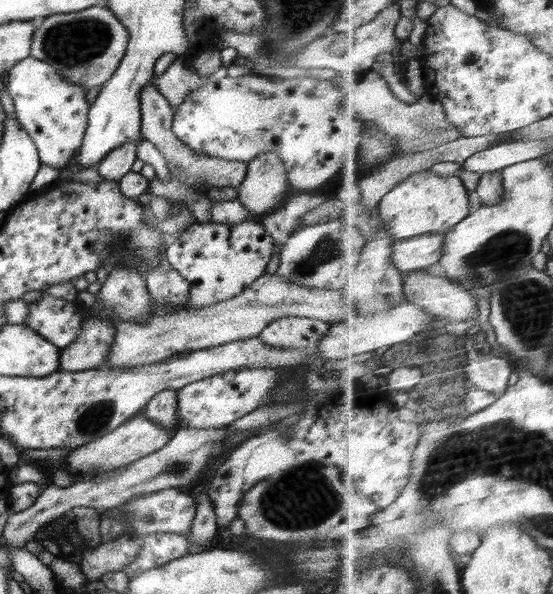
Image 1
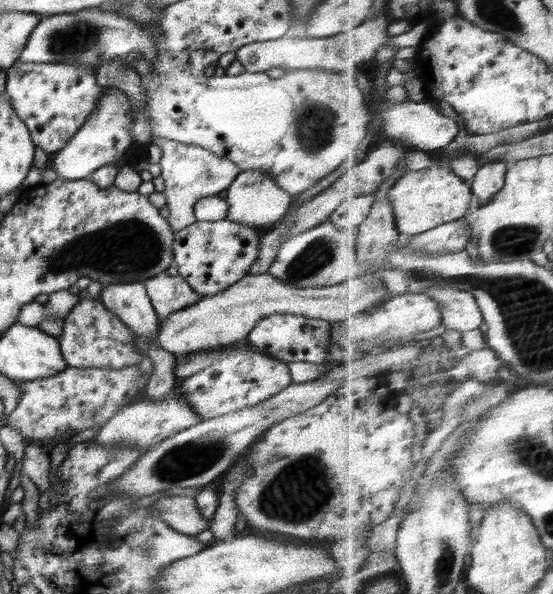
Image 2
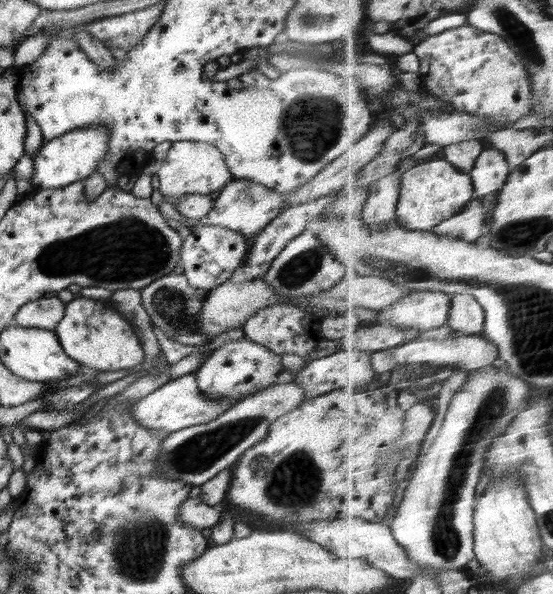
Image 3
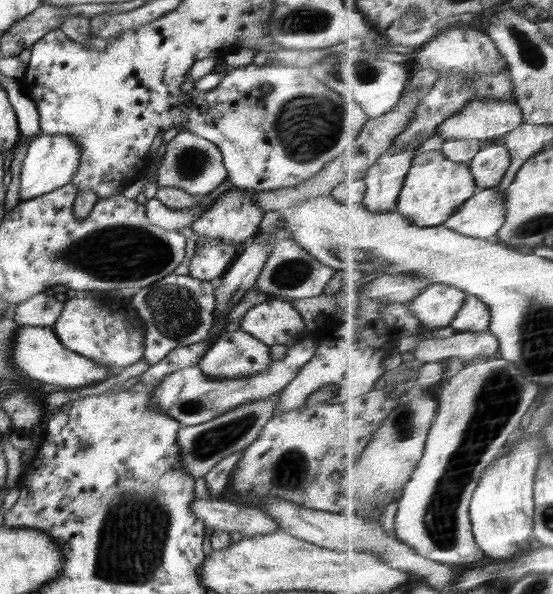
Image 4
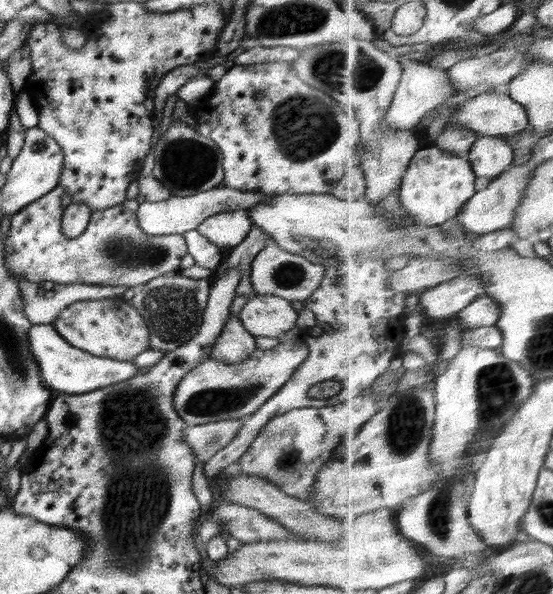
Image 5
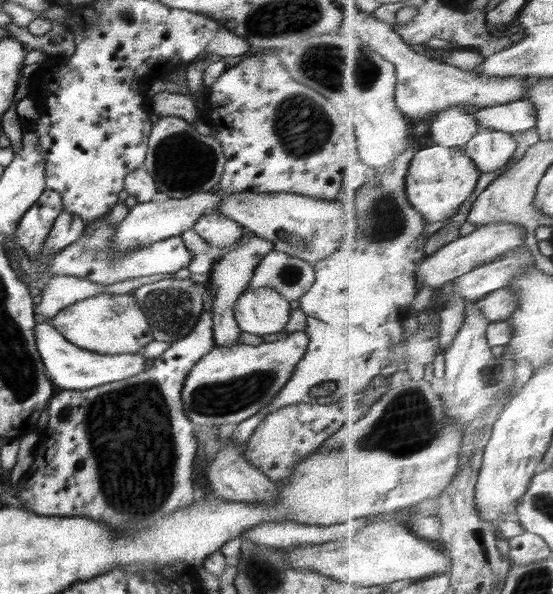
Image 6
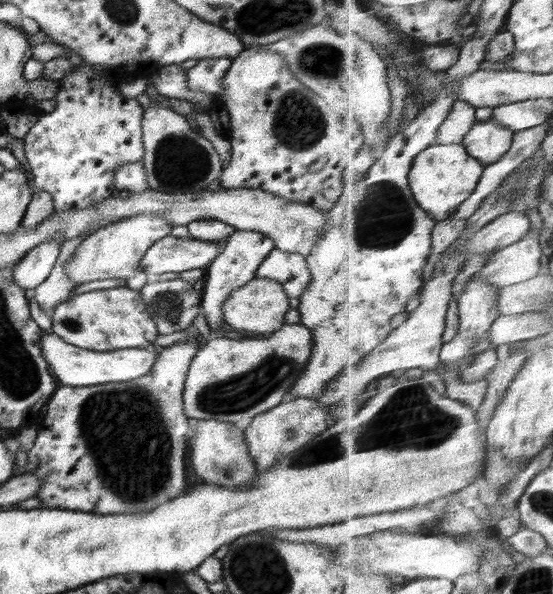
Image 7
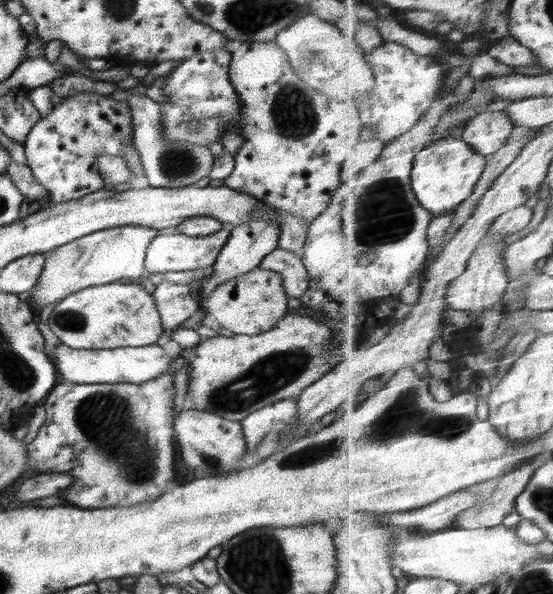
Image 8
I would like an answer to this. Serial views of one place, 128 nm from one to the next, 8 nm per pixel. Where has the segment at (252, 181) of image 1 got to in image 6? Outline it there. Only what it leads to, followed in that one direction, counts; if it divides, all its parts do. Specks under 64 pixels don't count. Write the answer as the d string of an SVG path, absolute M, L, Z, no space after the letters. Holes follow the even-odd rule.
M214 212L206 213L194 223L192 229L210 246L220 249L232 248L246 234L233 218Z

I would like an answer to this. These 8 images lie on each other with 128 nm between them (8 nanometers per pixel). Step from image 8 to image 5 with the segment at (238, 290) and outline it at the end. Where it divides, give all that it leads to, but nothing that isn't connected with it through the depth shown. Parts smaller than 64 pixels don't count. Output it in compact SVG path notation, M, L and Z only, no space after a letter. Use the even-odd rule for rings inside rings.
M257 294L249 297L238 318L253 337L280 338L295 327L297 314L289 300L271 294Z

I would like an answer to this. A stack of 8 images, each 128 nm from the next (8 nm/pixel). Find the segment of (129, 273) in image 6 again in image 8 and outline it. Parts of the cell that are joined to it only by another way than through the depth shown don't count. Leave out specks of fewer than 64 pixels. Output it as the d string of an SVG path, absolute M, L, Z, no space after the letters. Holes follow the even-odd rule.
M224 224L214 234L208 236L196 237L186 236L185 234L165 234L161 232L151 240L145 257L145 267L150 273L158 272L182 272L183 270L196 270L212 267L220 250L226 244L226 239L230 236L232 226Z

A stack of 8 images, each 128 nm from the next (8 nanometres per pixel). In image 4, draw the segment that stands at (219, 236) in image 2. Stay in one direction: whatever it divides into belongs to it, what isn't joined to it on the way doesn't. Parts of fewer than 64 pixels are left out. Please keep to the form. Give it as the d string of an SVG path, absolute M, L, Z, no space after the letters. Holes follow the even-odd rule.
M201 235L194 256L186 262L189 266L188 276L208 281L221 277L237 254L238 249L229 246L220 238Z

